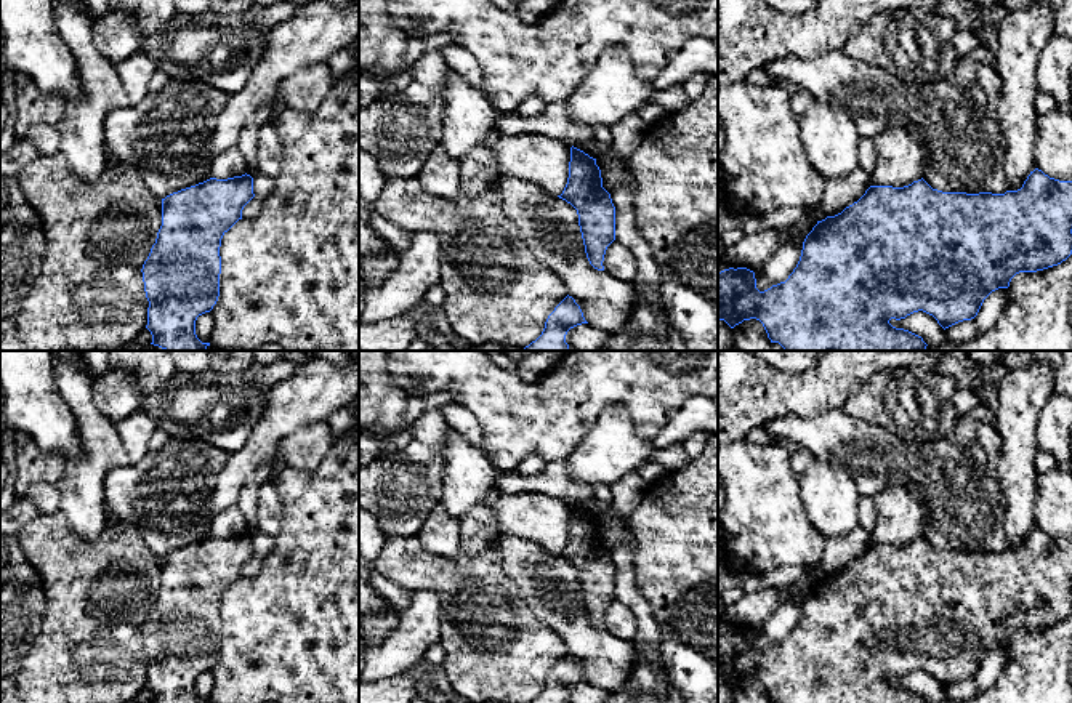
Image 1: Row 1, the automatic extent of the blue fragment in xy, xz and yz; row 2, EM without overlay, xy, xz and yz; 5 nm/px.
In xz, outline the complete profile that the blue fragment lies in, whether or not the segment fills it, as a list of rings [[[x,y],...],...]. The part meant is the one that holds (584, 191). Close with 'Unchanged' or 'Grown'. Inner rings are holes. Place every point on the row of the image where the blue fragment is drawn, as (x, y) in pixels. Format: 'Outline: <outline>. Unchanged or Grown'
Outline: [[[572,146],[567,184],[558,197],[577,210],[586,258],[604,271],[606,250],[615,240],[615,207],[602,187],[596,159]]]. Unchanged

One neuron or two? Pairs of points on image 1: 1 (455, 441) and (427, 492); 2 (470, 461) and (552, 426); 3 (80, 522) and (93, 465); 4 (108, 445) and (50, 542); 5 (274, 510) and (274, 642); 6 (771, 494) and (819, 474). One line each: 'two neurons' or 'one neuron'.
1: two neurons
2: two neurons
3: one neuron
4: two neurons
5: two neurons
6: two neurons

